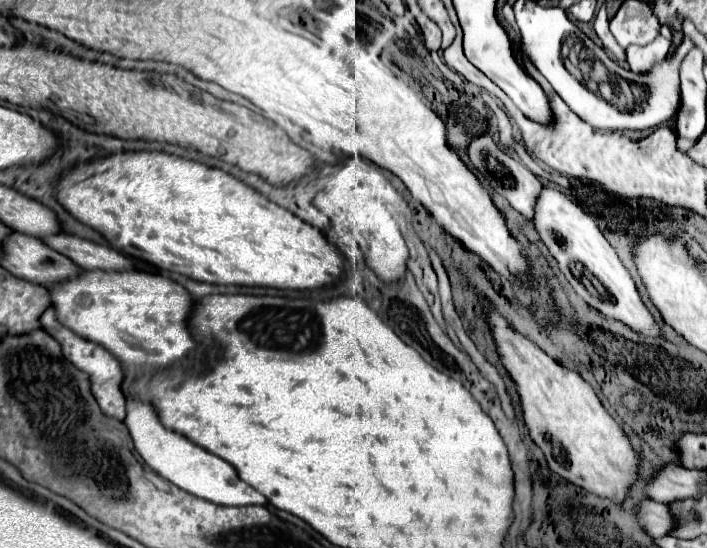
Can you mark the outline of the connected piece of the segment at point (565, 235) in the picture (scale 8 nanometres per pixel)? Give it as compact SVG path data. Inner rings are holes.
M543 188L539 200L535 202L533 226L541 242L549 250L549 254L557 260L557 266L565 276L565 280L591 308L599 310L607 318L621 320L623 324L627 324L639 334L653 338L661 334L653 316L641 302L635 282L631 280L629 272L621 264L617 252L605 240L595 220L587 212L583 212L583 208L577 202L573 202L569 196L565 196L555 188Z

